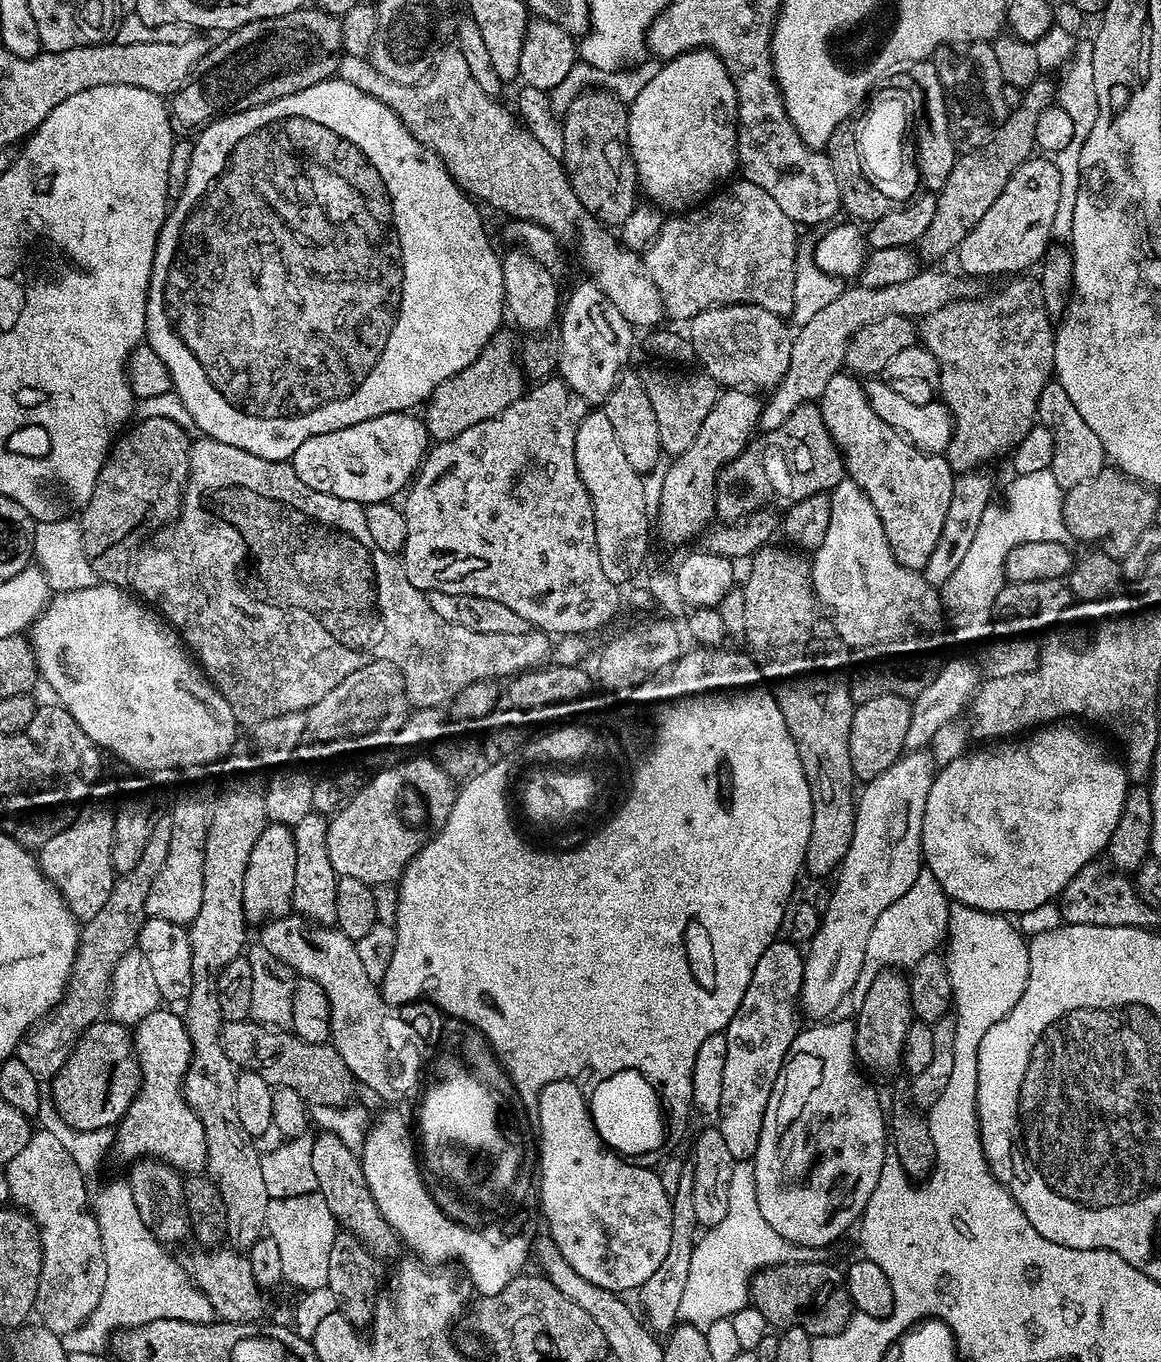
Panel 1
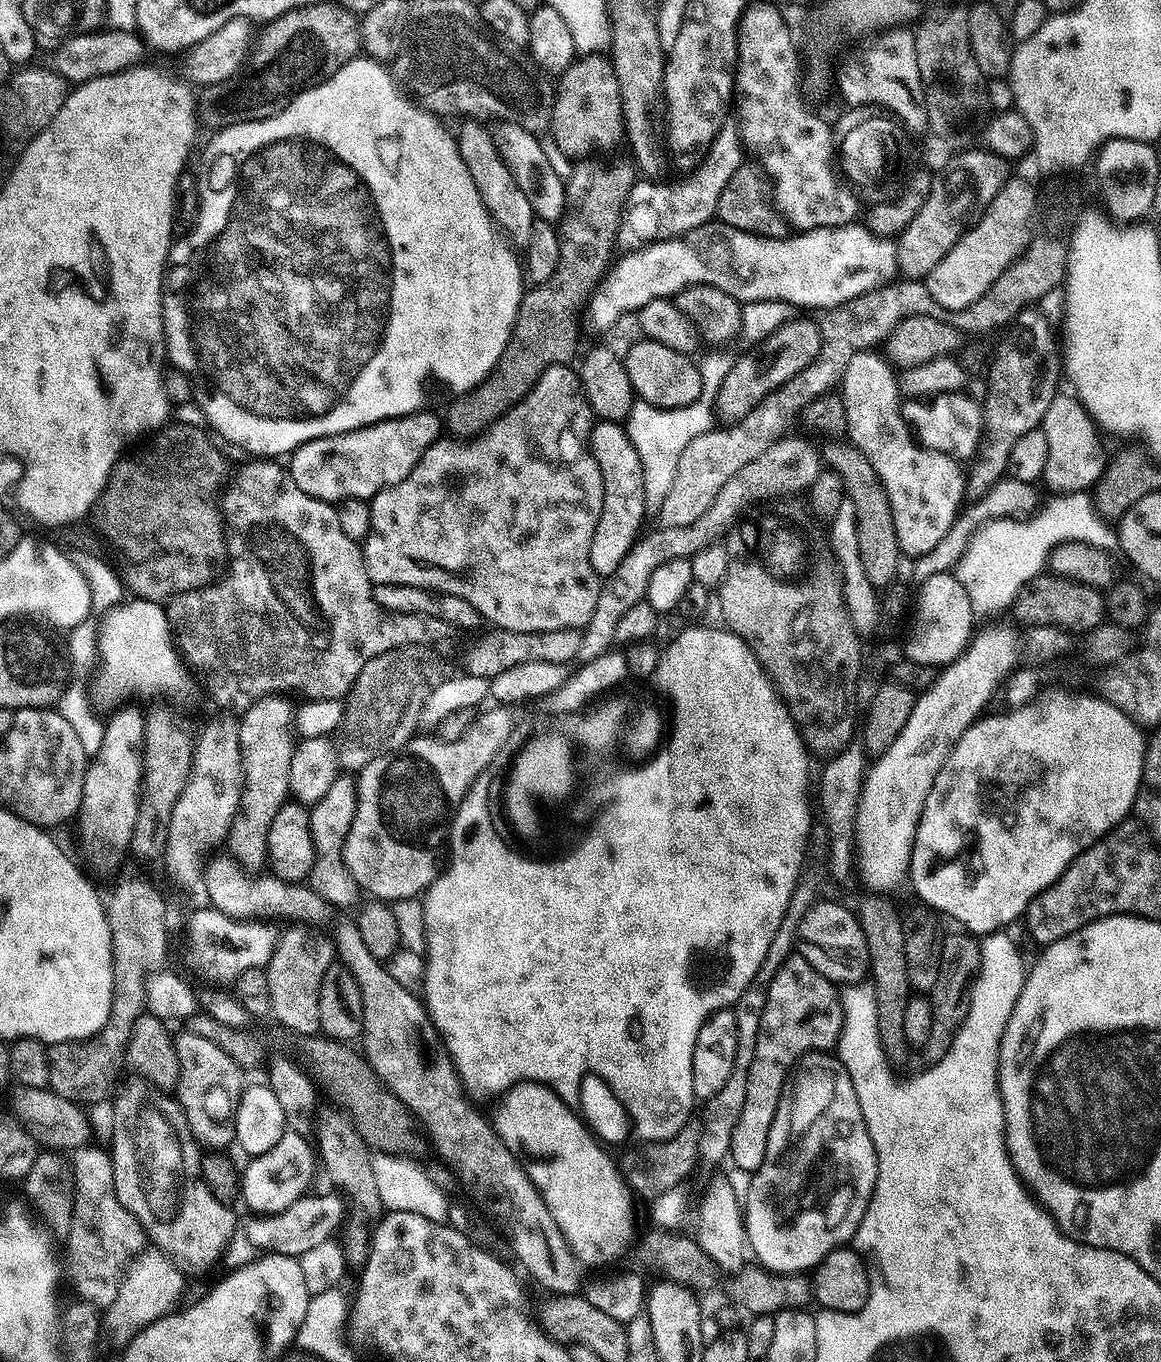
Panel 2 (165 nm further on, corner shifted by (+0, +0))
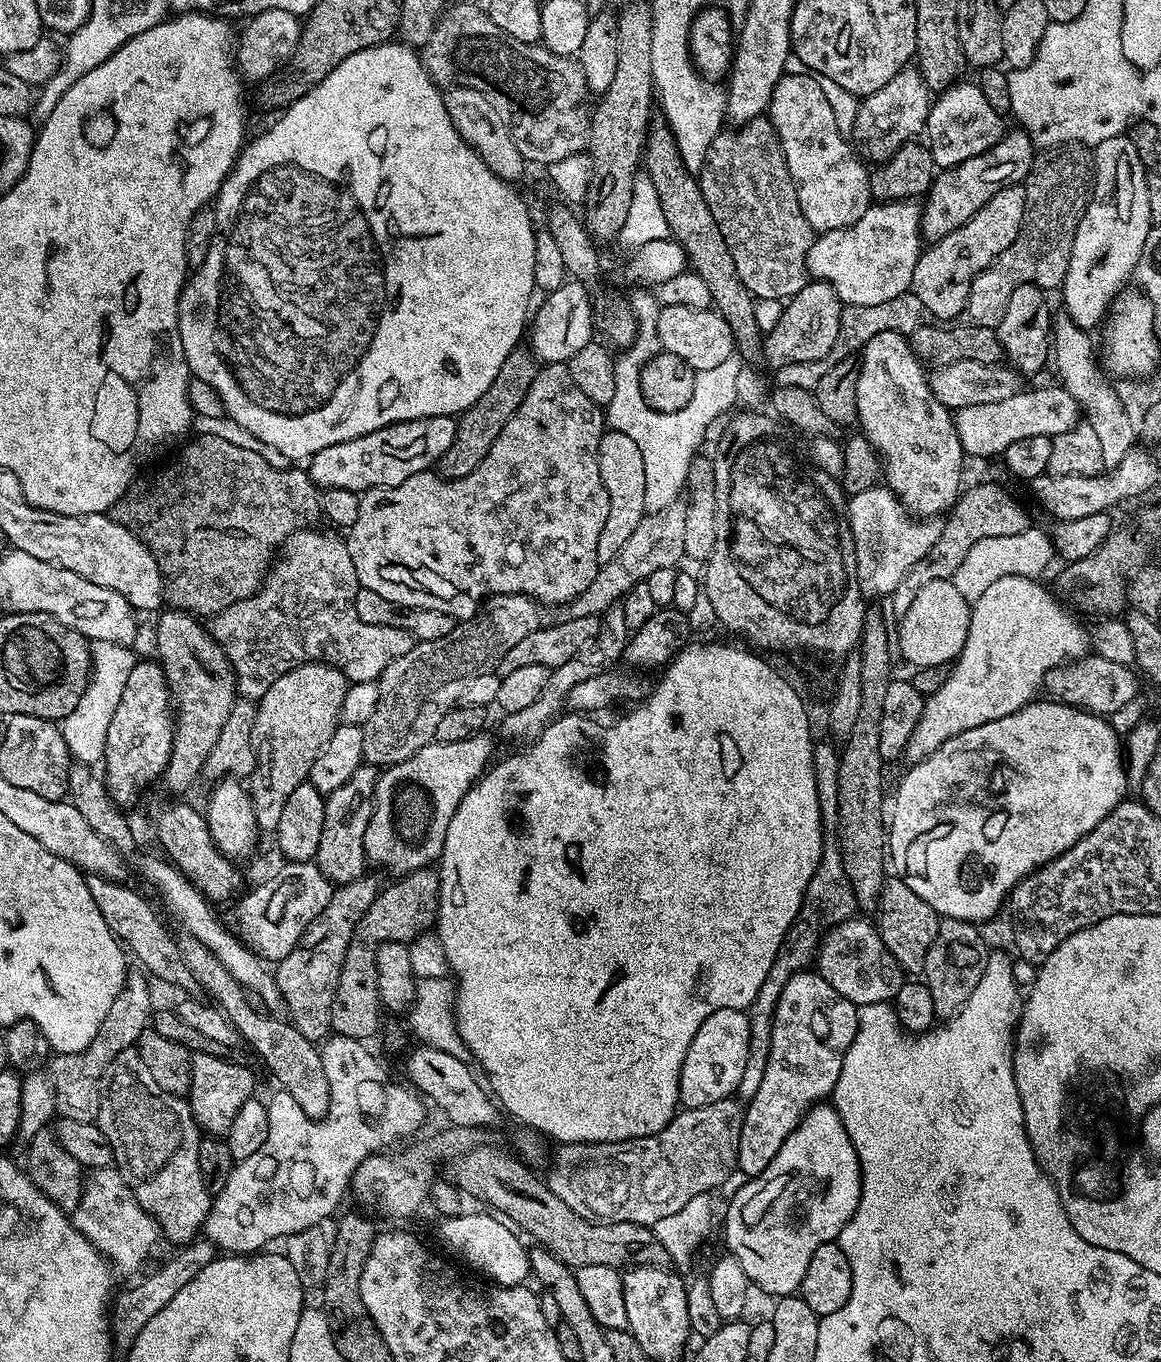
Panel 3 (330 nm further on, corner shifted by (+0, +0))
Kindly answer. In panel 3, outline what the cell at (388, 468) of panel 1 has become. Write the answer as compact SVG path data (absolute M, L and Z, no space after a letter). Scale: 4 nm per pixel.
M427 416L417 420L403 420L385 428L374 430L370 434L362 434L358 438L350 438L346 442L338 442L334 446L326 446L326 450L318 450L307 465L307 475L312 477L313 485L321 489L341 488L357 494L363 494L370 488L389 488L398 486L398 482L406 482L419 472L427 472L450 450L450 442L454 442L456 420L450 416Z

